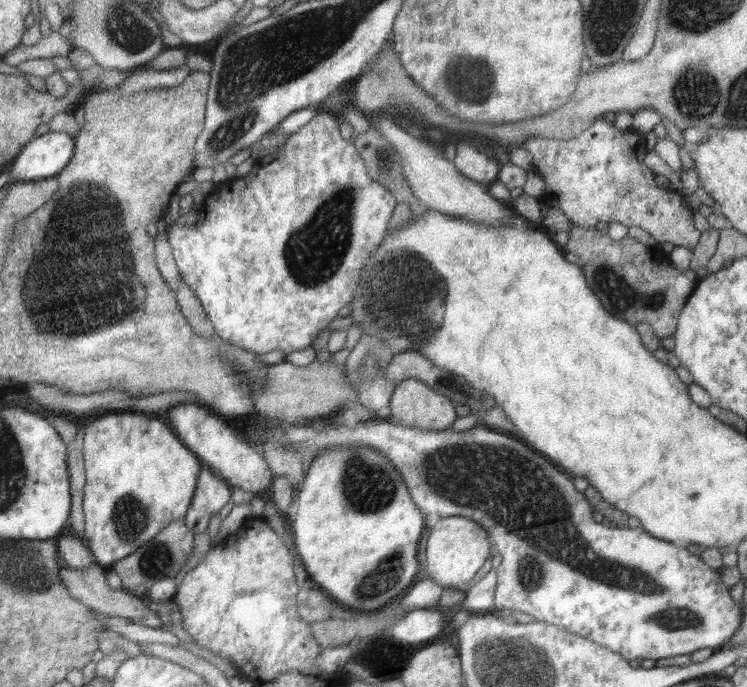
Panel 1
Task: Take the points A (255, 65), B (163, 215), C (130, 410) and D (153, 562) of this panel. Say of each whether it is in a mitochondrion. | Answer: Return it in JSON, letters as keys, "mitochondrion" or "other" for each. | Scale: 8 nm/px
{"A":"mitochondrion","B":"other","C":"other","D":"mitochondrion"}

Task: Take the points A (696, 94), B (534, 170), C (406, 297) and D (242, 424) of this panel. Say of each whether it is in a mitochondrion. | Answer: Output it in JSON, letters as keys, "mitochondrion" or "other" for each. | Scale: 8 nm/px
{"A":"mitochondrion","B":"other","C":"mitochondrion","D":"other"}

